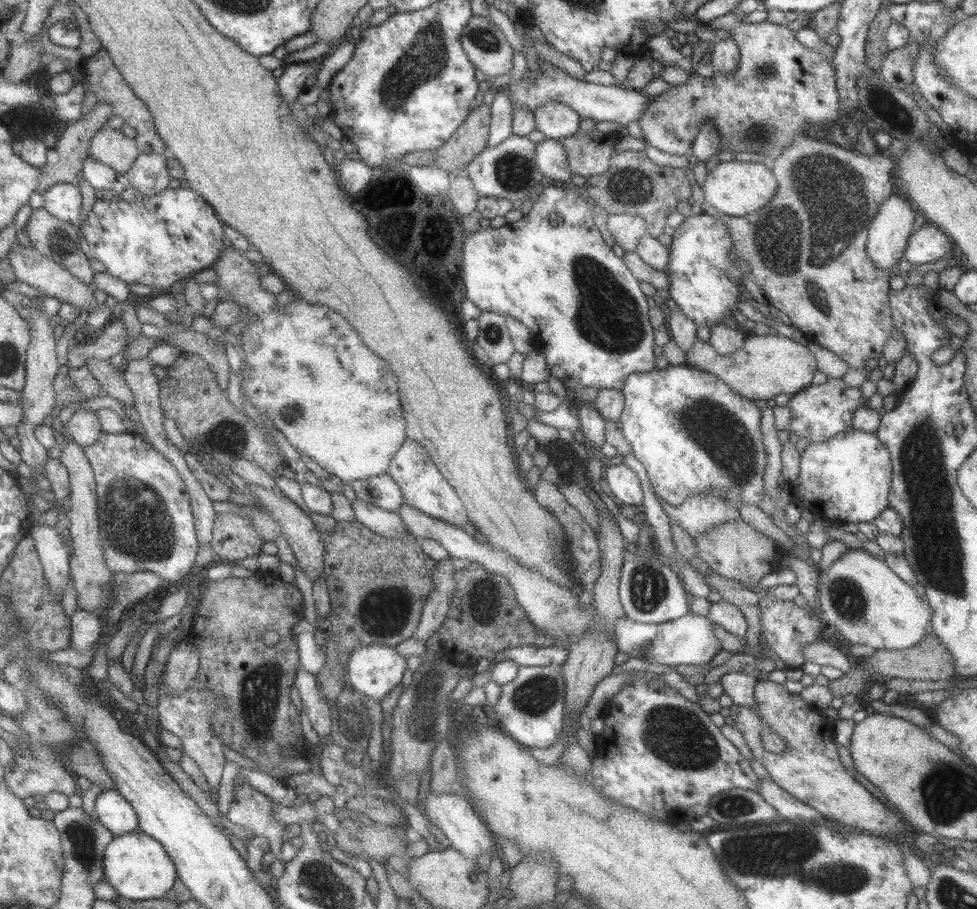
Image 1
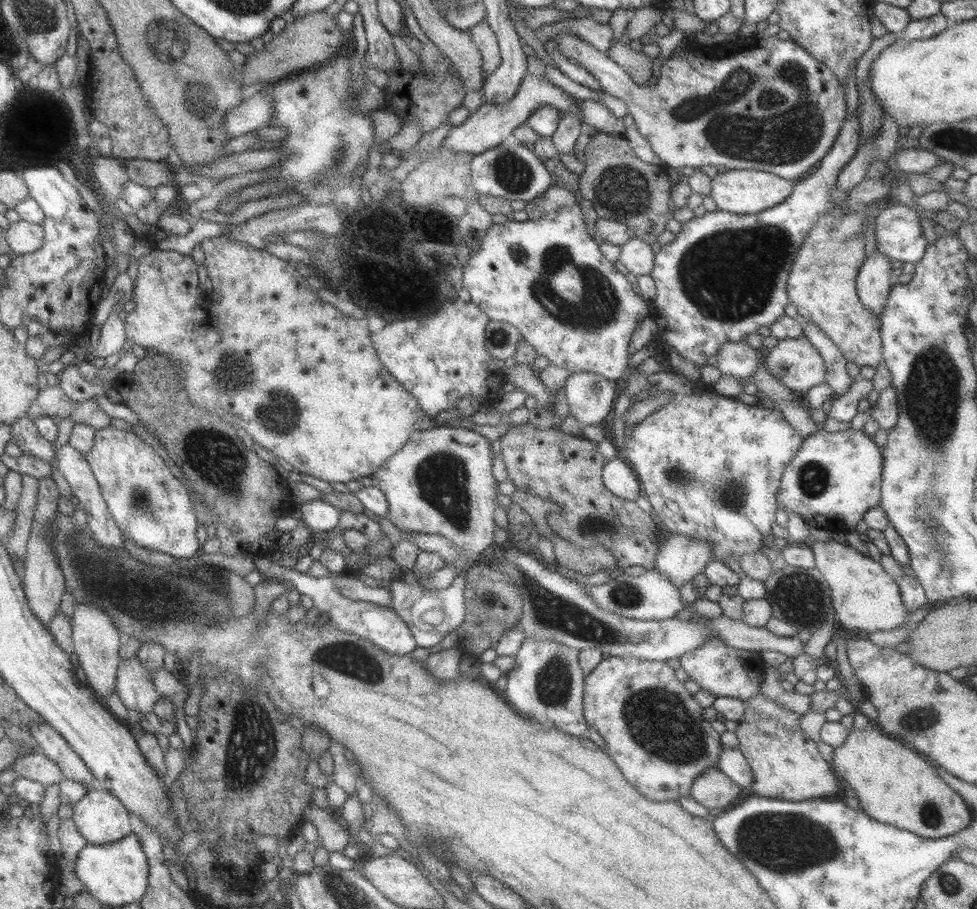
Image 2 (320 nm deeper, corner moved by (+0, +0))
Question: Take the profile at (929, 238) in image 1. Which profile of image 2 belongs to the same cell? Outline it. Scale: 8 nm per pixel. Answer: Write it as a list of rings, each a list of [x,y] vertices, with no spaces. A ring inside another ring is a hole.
[[[896,201],[883,203],[874,222],[876,250],[883,256],[913,264],[923,256],[928,244],[913,209]]]

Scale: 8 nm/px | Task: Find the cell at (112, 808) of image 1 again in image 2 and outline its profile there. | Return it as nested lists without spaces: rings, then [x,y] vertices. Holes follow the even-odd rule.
[[[87,791],[72,805],[72,821],[89,844],[107,844],[131,833],[128,810],[107,791]]]

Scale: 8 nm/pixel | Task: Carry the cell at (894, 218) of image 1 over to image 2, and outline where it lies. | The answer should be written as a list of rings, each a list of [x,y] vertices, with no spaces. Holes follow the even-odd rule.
[[[875,249],[859,267],[855,279],[857,298],[872,316],[880,316],[892,287],[889,261]]]

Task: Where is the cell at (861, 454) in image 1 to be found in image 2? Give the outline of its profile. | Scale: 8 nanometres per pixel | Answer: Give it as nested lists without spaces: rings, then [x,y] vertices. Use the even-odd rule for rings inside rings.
[[[843,430],[843,432],[818,431],[803,437],[801,447],[793,459],[785,467],[781,476],[777,500],[783,511],[800,516],[807,524],[819,528],[835,526],[849,528],[862,520],[869,508],[879,505],[881,468],[883,465],[882,452],[875,446],[874,437],[867,437],[863,430]]]

